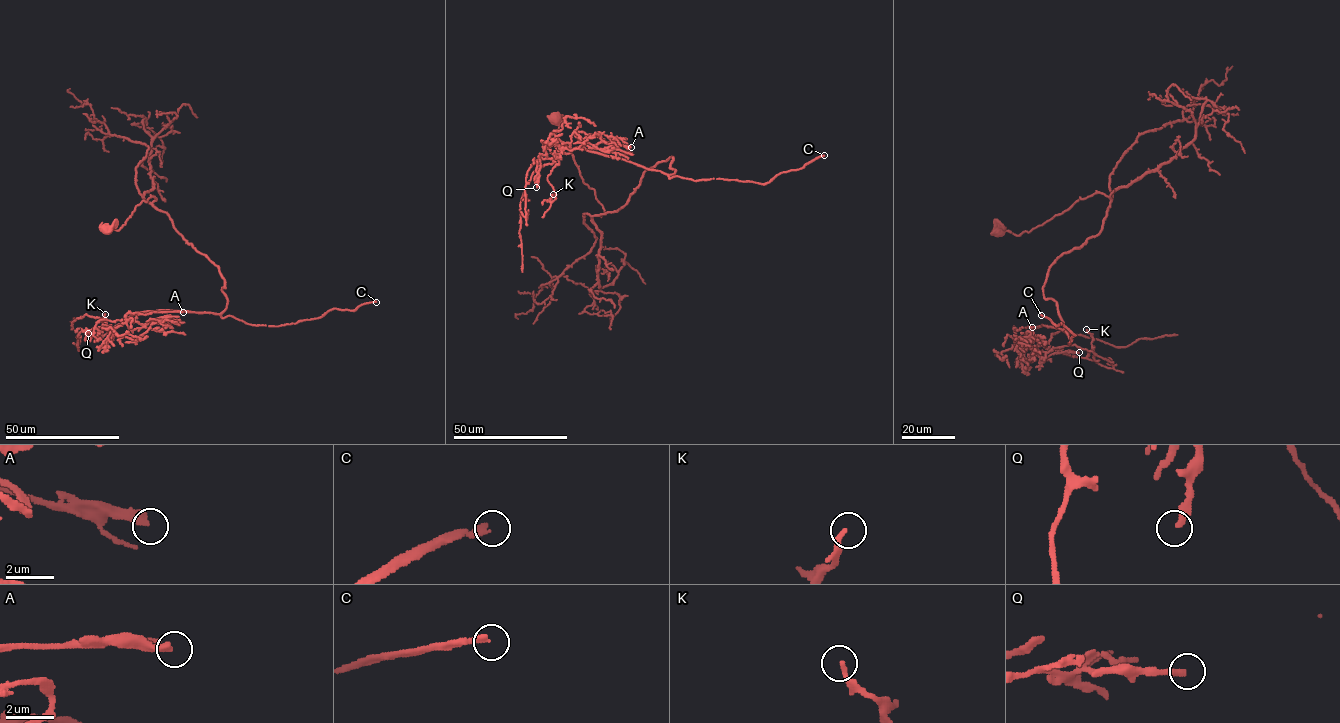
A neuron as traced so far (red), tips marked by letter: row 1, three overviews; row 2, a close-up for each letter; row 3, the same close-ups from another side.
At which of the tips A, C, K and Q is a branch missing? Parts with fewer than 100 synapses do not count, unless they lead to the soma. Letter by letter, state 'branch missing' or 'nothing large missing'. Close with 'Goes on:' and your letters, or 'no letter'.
A: nothing large missing
C: branch missing
K: nothing large missing
Q: nothing large missing
Goes on: C

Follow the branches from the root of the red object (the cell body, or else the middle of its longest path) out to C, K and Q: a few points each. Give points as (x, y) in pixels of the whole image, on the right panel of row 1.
C: (999, 230), (1109, 197), (1102, 230), (1042, 288), (1069, 343), (1041, 315)
K: (999, 230), (1109, 197), (1049, 268), (1063, 329), (1026, 345), (1096, 355), (1086, 329)
Q: (999, 230), (1109, 197), (1102, 230), (1049, 268), (1043, 297), (1063, 329), (1026, 337), (1042, 357), (1079, 352)

